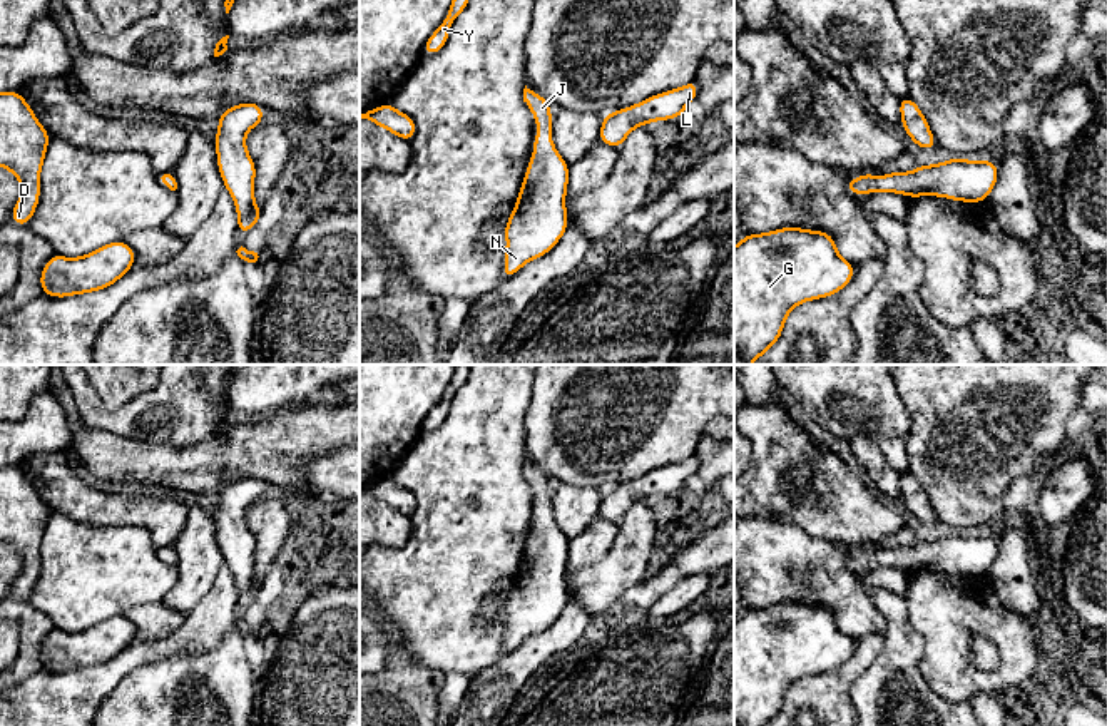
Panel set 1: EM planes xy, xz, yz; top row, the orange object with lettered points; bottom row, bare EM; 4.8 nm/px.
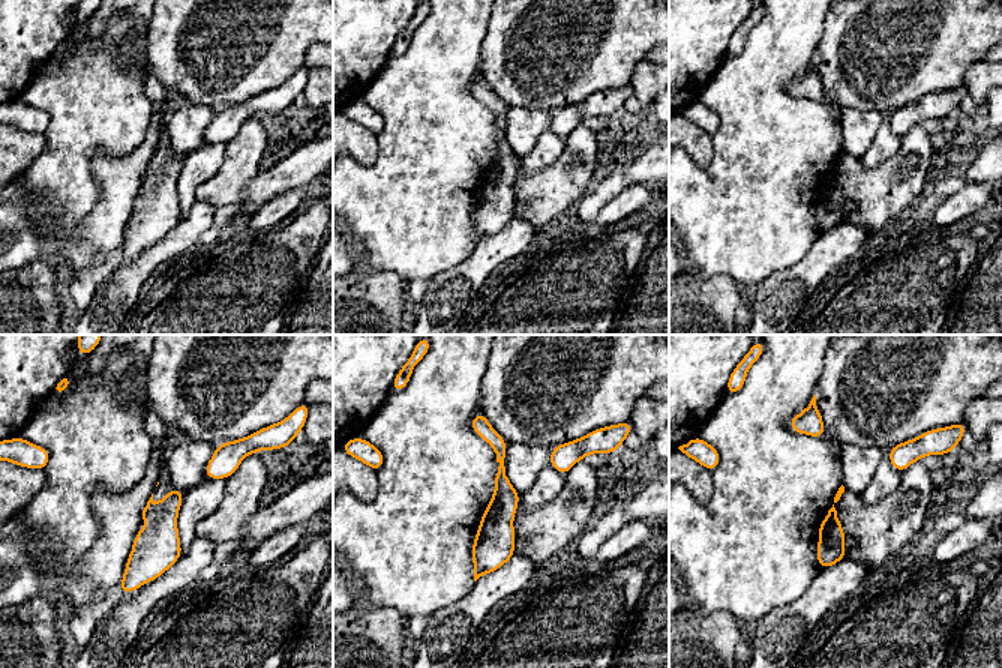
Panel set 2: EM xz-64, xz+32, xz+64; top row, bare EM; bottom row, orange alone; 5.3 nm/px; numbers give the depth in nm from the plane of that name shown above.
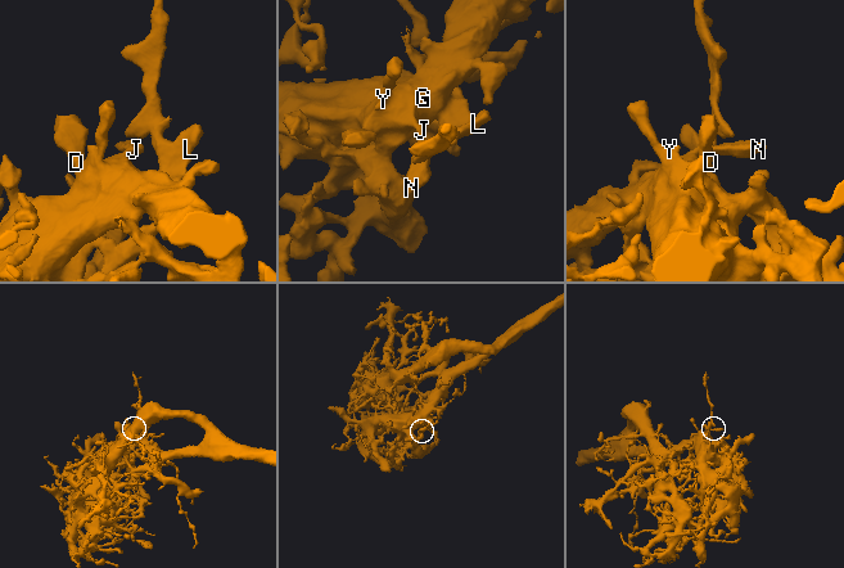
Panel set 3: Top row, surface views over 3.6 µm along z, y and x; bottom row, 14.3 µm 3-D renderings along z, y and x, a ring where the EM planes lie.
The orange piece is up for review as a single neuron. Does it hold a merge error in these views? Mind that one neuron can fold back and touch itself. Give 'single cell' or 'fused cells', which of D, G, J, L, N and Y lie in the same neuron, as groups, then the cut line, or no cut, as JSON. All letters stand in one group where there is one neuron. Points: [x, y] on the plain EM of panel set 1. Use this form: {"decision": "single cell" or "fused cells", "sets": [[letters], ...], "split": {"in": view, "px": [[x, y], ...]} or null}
{"decision": "single cell", "sets": [["D", "G", "J", "L", "N", "Y"]], "split": null}

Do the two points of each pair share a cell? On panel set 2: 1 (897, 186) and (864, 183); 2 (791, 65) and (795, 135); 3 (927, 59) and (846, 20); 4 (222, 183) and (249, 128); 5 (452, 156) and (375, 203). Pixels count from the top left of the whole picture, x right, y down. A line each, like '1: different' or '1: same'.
1: same
2: same
3: same
4: same
5: same

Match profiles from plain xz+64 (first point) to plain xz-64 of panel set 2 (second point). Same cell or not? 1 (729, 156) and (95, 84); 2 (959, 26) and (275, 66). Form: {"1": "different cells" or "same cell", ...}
{"1": "same cell", "2": "same cell"}

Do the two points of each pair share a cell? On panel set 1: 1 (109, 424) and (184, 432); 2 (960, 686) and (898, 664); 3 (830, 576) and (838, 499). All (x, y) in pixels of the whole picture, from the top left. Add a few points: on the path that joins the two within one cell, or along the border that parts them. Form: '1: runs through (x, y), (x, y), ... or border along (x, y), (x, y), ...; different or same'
1: runs through (131, 417), (142, 409), (149, 414), (174, 414); same
2: border along (917, 633), (922, 643), (920, 674), (945, 700); different
3: border along (798, 526), (808, 534), (830, 539), (835, 544); different

